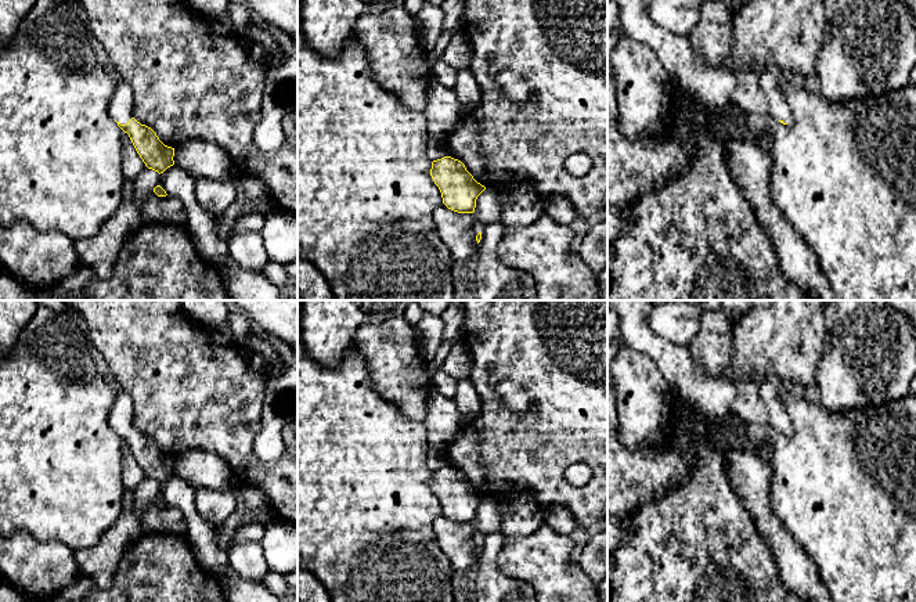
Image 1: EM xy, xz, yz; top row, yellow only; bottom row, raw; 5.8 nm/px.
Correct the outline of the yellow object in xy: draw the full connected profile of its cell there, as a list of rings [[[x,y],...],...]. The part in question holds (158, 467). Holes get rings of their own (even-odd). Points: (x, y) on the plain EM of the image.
[[[119,387],[108,414],[108,422],[118,436],[129,444],[137,464],[148,479],[161,484],[174,475],[174,458],[165,455],[151,437],[133,428],[133,400],[127,392]]]

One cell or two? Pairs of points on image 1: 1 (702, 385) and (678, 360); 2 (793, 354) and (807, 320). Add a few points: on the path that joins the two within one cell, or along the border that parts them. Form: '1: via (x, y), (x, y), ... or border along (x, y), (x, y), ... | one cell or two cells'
1: via (696, 379), (682, 366) | one cell
2: via (793, 346), (793, 334), (799, 328) | one cell

